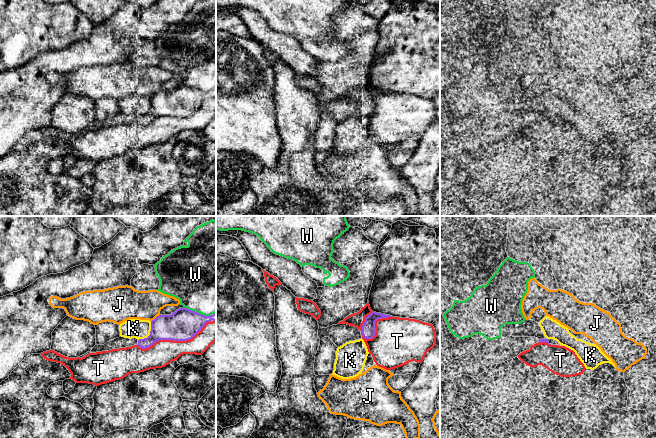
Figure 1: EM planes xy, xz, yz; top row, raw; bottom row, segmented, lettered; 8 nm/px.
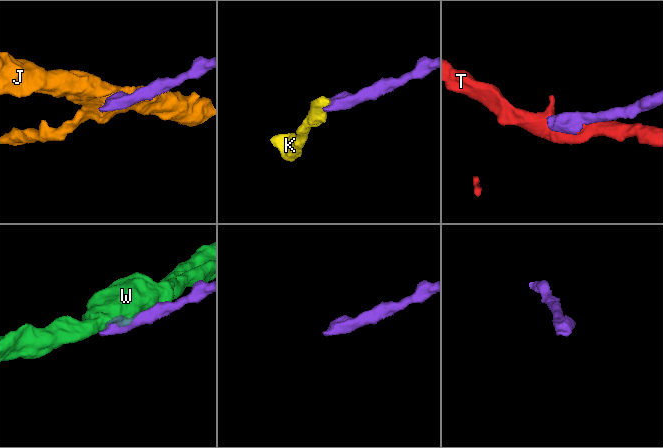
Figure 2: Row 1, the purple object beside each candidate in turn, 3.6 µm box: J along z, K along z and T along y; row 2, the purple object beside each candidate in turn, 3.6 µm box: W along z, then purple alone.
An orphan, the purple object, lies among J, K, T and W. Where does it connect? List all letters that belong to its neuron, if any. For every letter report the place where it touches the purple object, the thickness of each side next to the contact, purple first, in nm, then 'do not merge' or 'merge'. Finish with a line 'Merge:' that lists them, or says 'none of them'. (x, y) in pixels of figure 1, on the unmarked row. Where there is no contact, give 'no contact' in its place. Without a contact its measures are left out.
J: contact xy (156, 93); calibres 260 and 240 nm; do not merge
K: contact xy (150, 109); calibres 240 and 160 nm; do not merge
T: contact xy (174, 116); calibres 260 and 200 nm; do not merge
W: contact xy (198, 89); calibres 260 and 480 nm; do not merge
Merge: none of them

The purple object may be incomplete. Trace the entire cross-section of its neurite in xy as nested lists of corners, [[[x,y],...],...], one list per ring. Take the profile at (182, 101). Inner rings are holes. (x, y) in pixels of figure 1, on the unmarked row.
[[[179,84],[171,91],[159,91],[154,96],[152,96],[150,111],[147,114],[138,116],[136,114],[129,115],[129,114],[119,113],[107,118],[104,121],[96,120],[90,128],[87,128],[86,130],[80,132],[80,134],[84,133],[89,129],[126,124],[134,121],[138,121],[142,125],[146,125],[159,116],[187,117],[192,115],[198,108],[201,107],[204,101],[207,98],[210,98],[211,96],[216,97],[216,89],[210,92],[205,92],[195,87],[191,87],[187,84]]]

